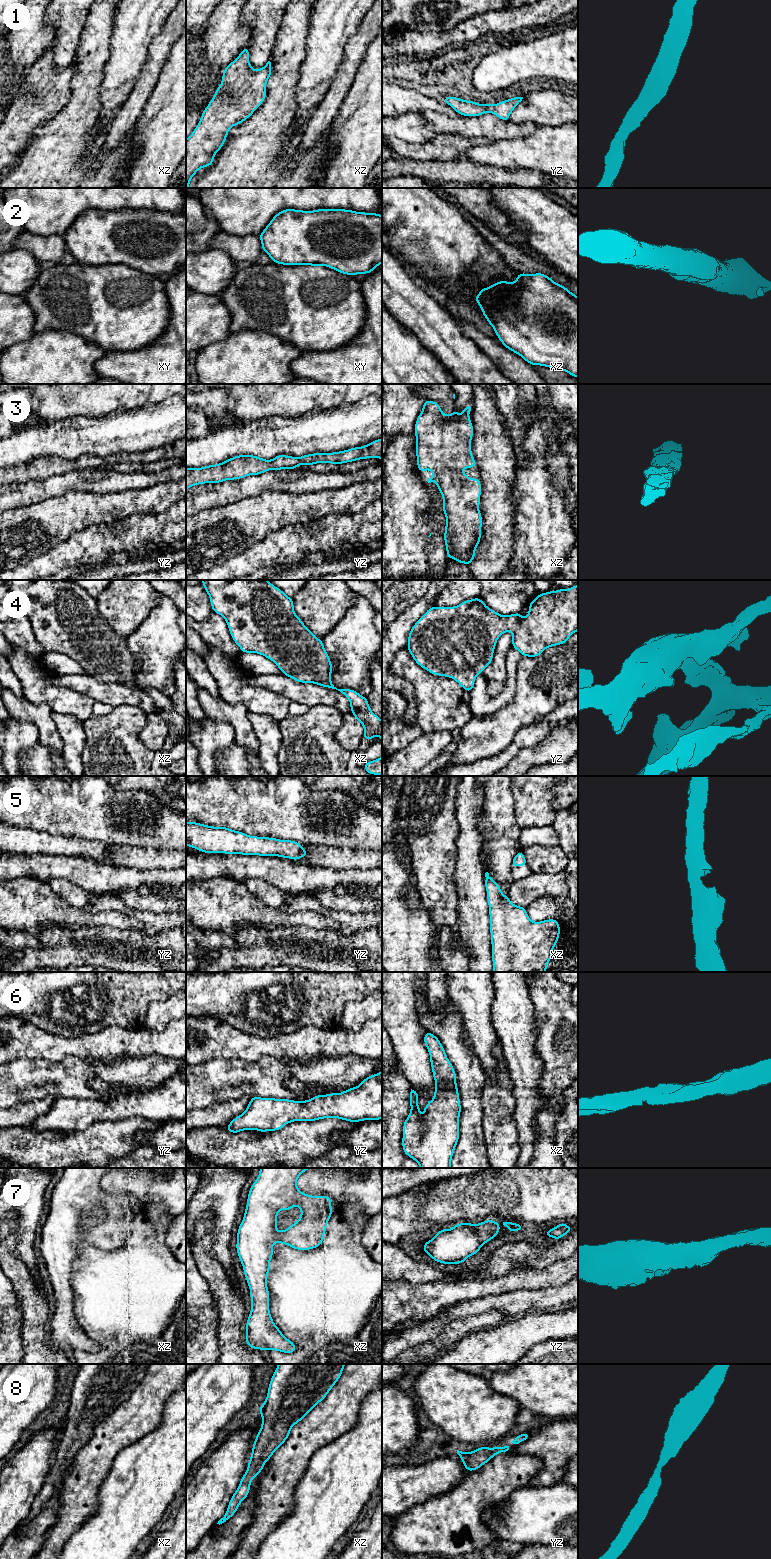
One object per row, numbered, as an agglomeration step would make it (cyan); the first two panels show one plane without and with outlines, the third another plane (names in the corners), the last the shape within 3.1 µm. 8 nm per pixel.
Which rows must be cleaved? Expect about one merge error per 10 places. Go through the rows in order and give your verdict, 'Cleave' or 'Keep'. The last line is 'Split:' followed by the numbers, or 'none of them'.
1: Keep
2: Cleave
3: Keep
4: Keep
5: Keep
6: Keep
7: Keep
8: Keep
Split: 2

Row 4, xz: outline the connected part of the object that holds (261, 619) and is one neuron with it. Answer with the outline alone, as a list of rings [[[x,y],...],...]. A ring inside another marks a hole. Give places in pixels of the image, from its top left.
[[[202,580],[202,585],[210,597],[213,612],[221,615],[226,623],[233,641],[243,653],[257,653],[273,661],[285,676],[300,683],[312,683],[340,691],[350,702],[351,713],[363,725],[366,740],[376,735],[382,742],[382,720],[374,714],[366,697],[352,689],[337,689],[331,682],[332,663],[324,648],[323,641],[318,639],[294,612],[293,599],[267,580]]]

